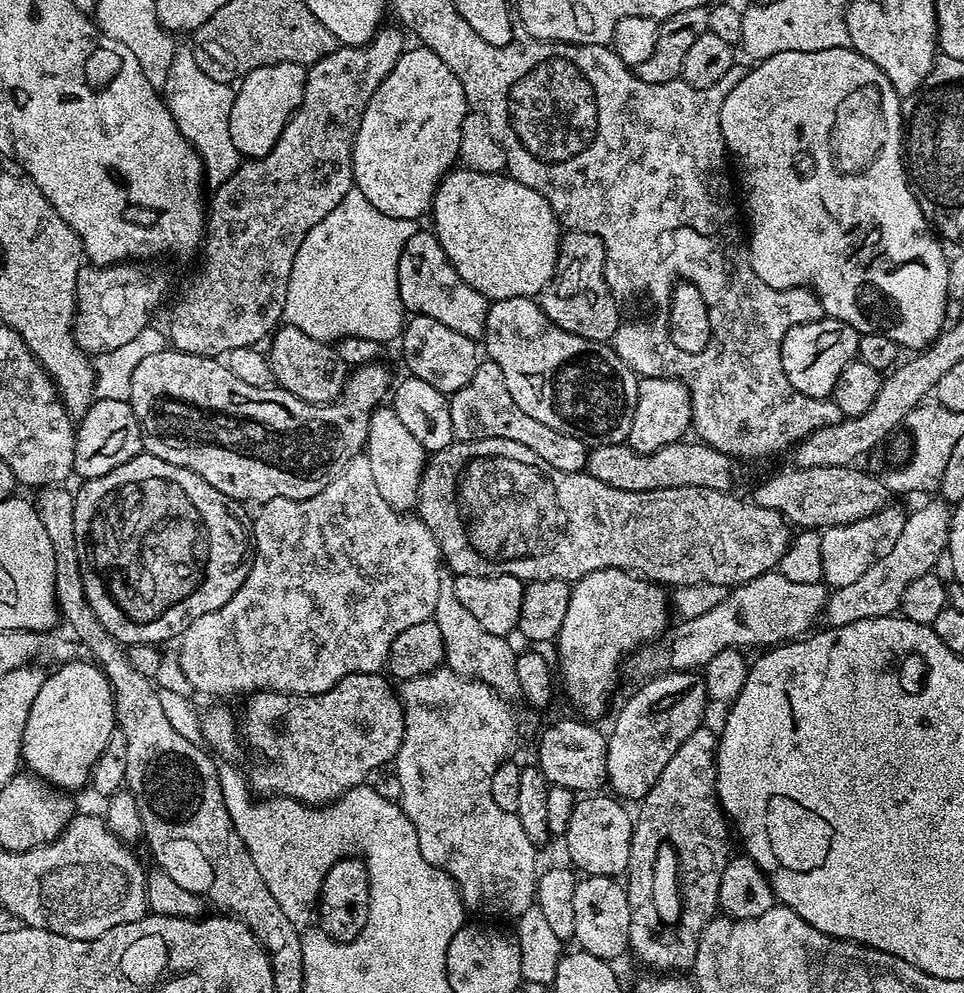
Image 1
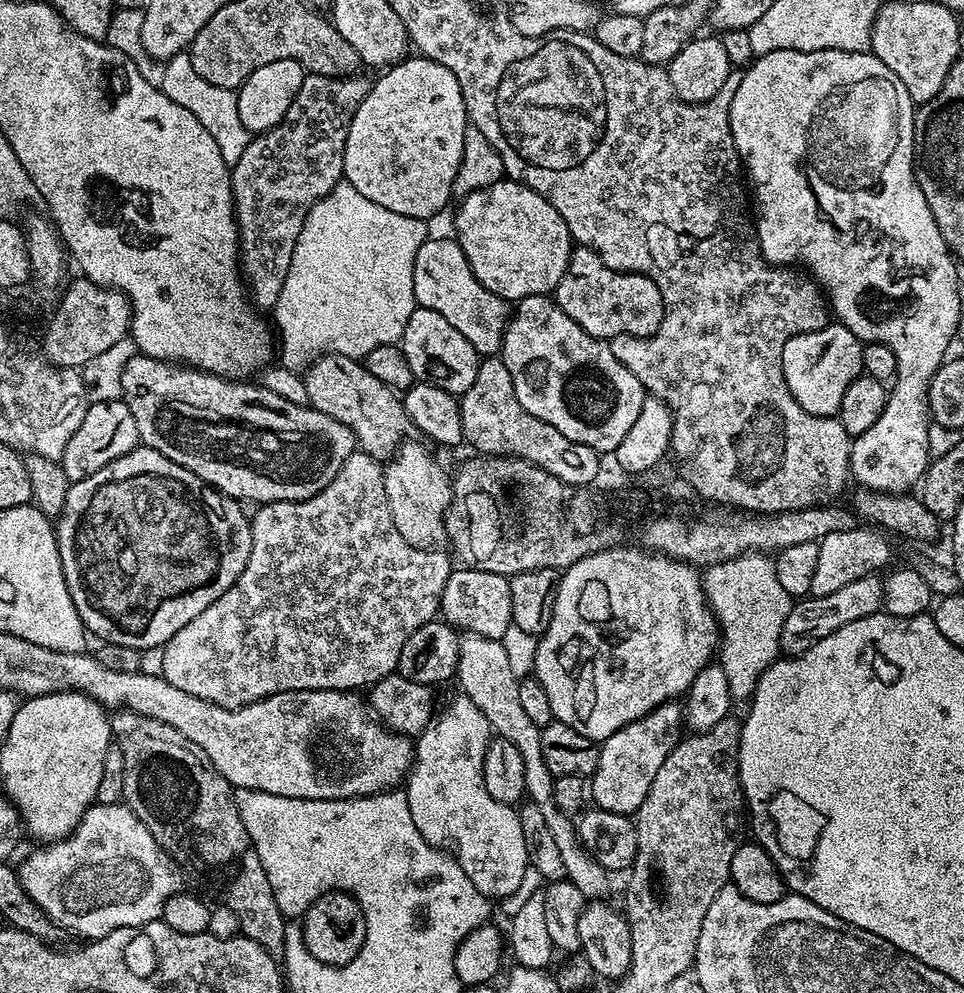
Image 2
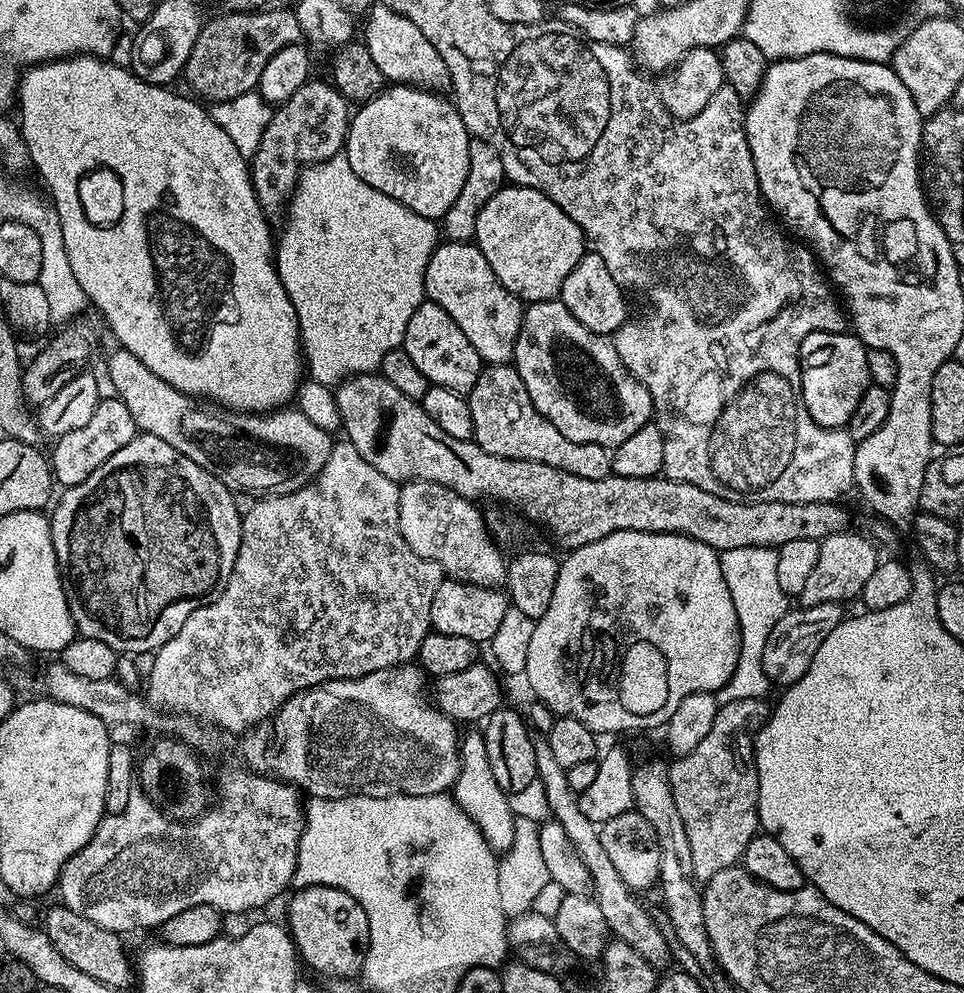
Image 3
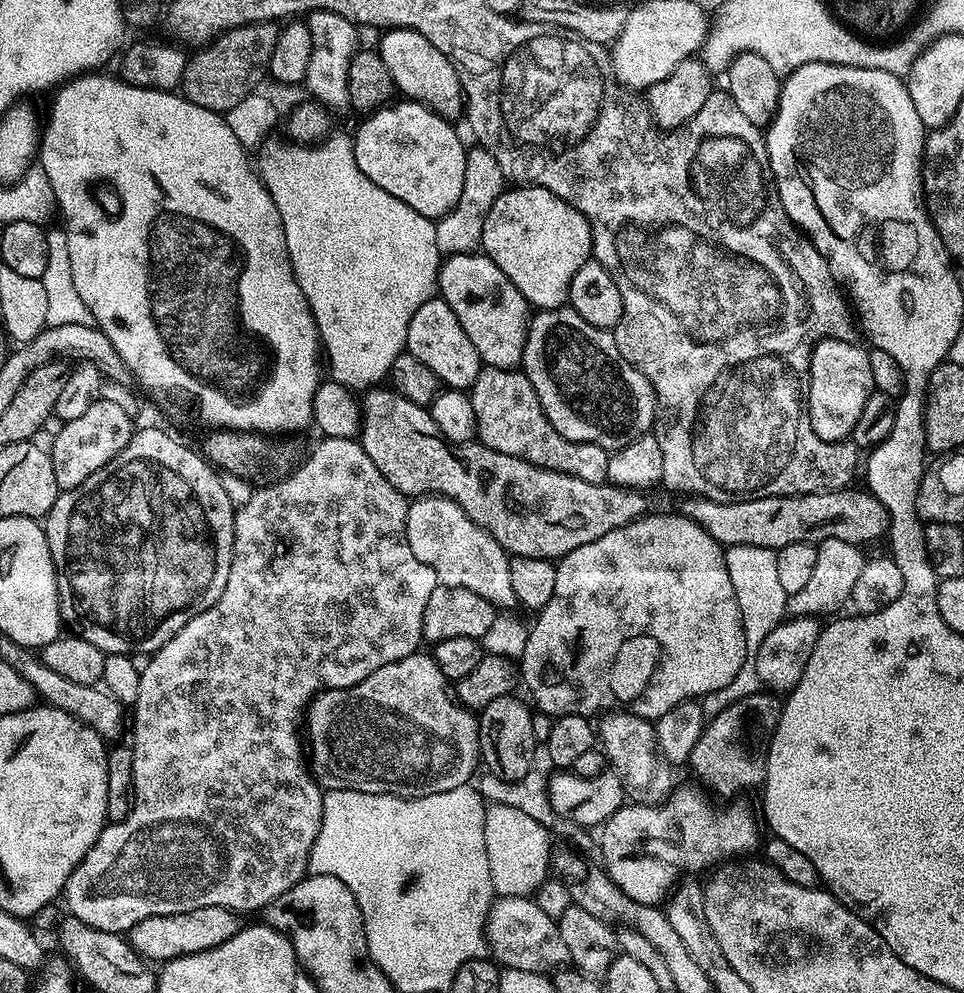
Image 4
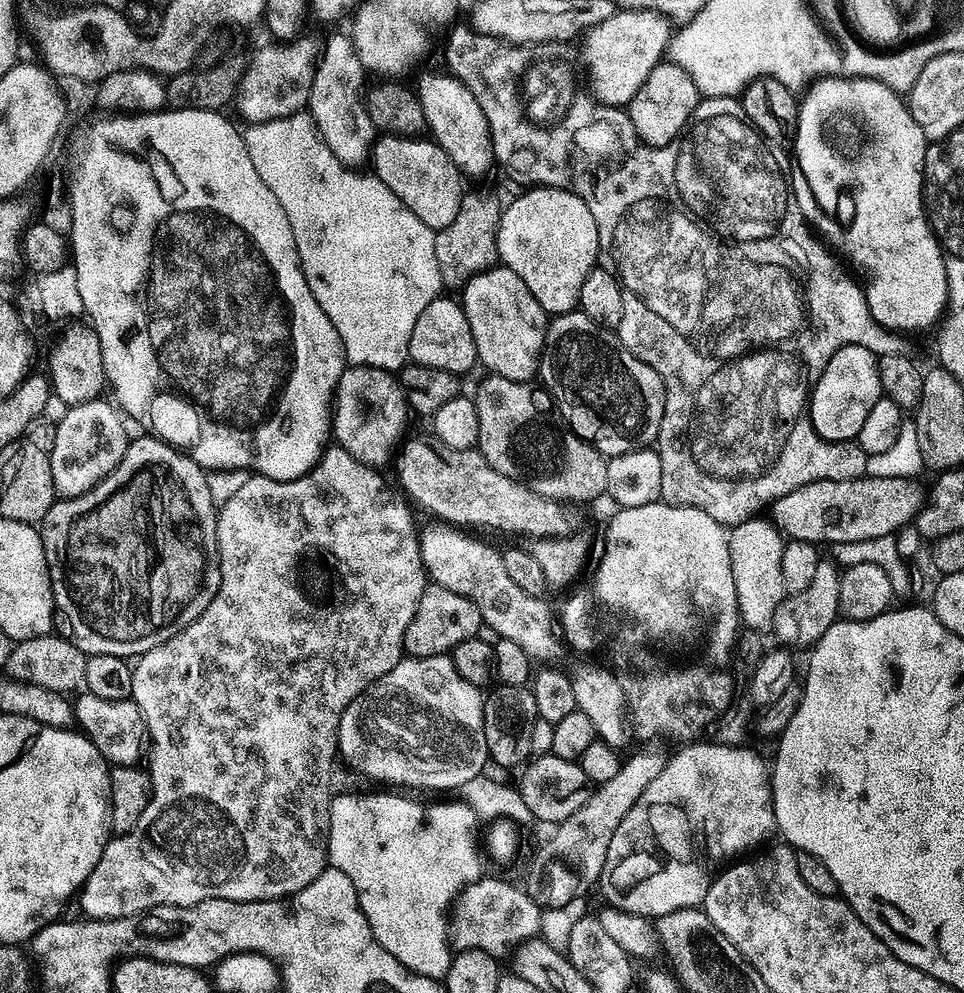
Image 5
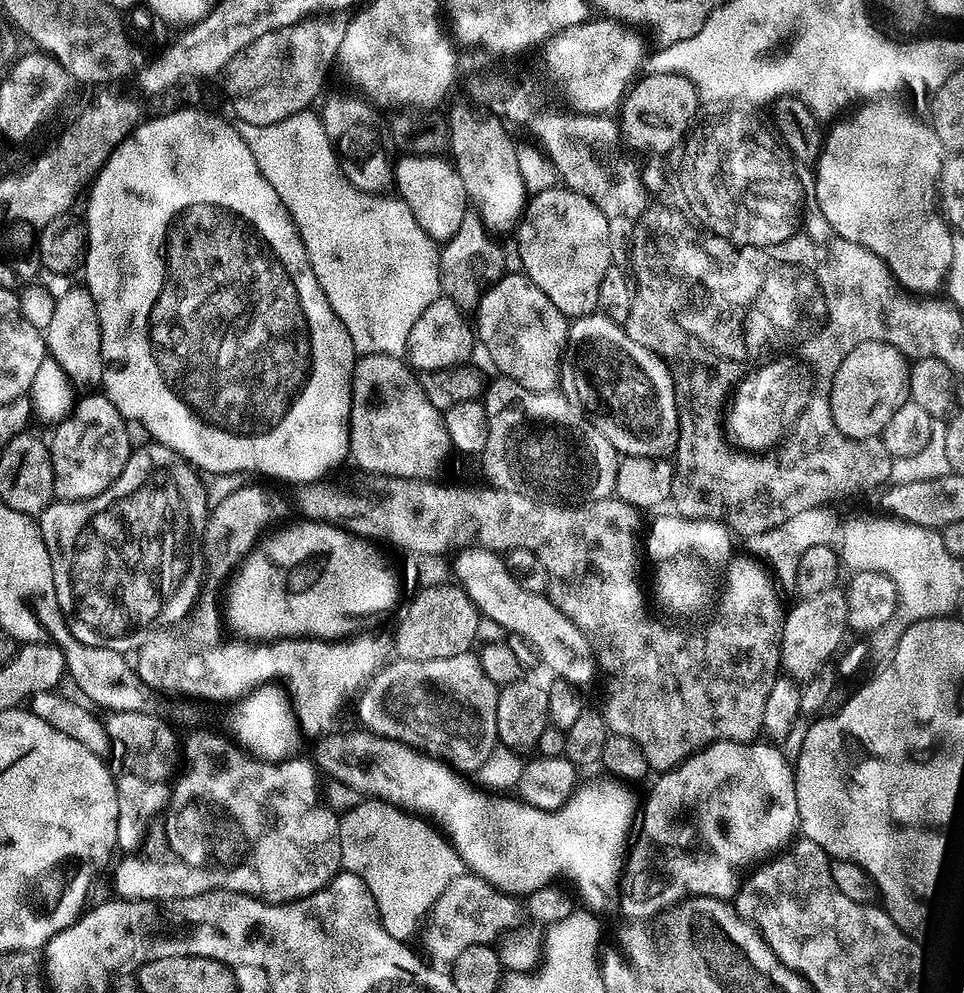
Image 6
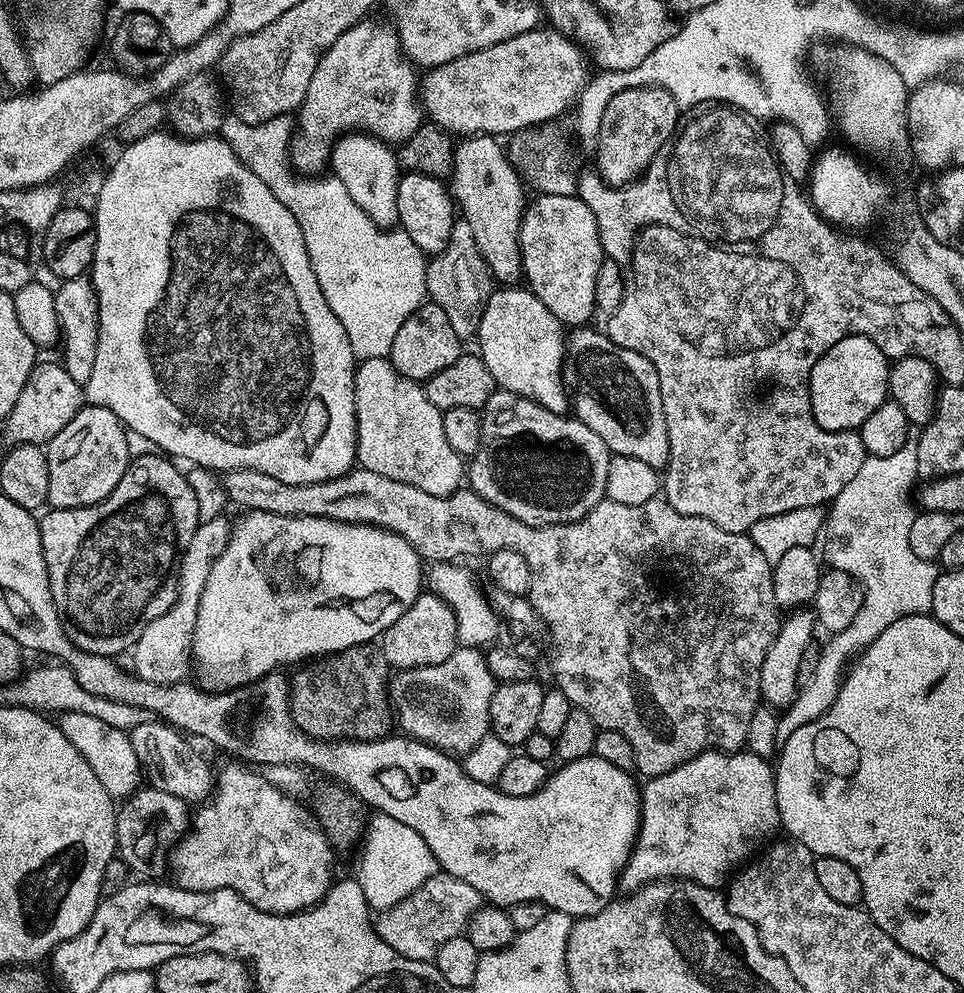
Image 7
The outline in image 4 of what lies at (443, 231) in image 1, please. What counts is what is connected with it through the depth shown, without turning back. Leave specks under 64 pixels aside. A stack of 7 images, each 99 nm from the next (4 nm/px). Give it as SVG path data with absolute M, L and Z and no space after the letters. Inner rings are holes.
M512 186L490 206L482 226L480 248L518 286L536 310L562 308L568 304L574 274L593 255L592 226L583 214L550 190L535 186Z

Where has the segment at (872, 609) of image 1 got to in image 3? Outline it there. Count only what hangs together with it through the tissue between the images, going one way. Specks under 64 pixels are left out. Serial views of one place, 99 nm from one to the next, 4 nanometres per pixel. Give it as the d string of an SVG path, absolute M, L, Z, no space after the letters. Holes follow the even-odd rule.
M837 601L822 602L805 608L796 606L782 618L778 618L778 626L770 630L770 638L766 638L766 650L762 650L762 670L768 675L773 685L787 686L798 682L806 670L810 670L810 662L814 662L814 654L818 654L818 646L846 618L841 605Z

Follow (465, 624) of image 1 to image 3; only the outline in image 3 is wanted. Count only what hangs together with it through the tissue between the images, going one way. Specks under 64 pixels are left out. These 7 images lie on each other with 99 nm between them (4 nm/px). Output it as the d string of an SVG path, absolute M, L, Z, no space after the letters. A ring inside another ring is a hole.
M533 739L532 745L534 746L536 779L542 782L542 787L546 790L551 819L560 823L562 830L566 832L570 842L574 844L574 850L578 854L578 858L588 867L588 873L592 879L591 895L602 910L602 918L606 918L609 933L615 939L626 942L626 946L638 950L638 954L642 954L642 958L646 958L646 962L650 962L652 968L664 970L663 968L668 964L669 940L665 929L663 927L660 929L652 921L651 914L636 901L637 893L628 888L626 882L622 882L618 870L614 870L614 862L610 862L610 858L606 855L606 849L602 847L599 827L593 820L586 818L586 814L582 814L578 794L572 789L570 782L566 782L568 770L558 766L558 761L554 759L554 754L550 750L547 739Z

